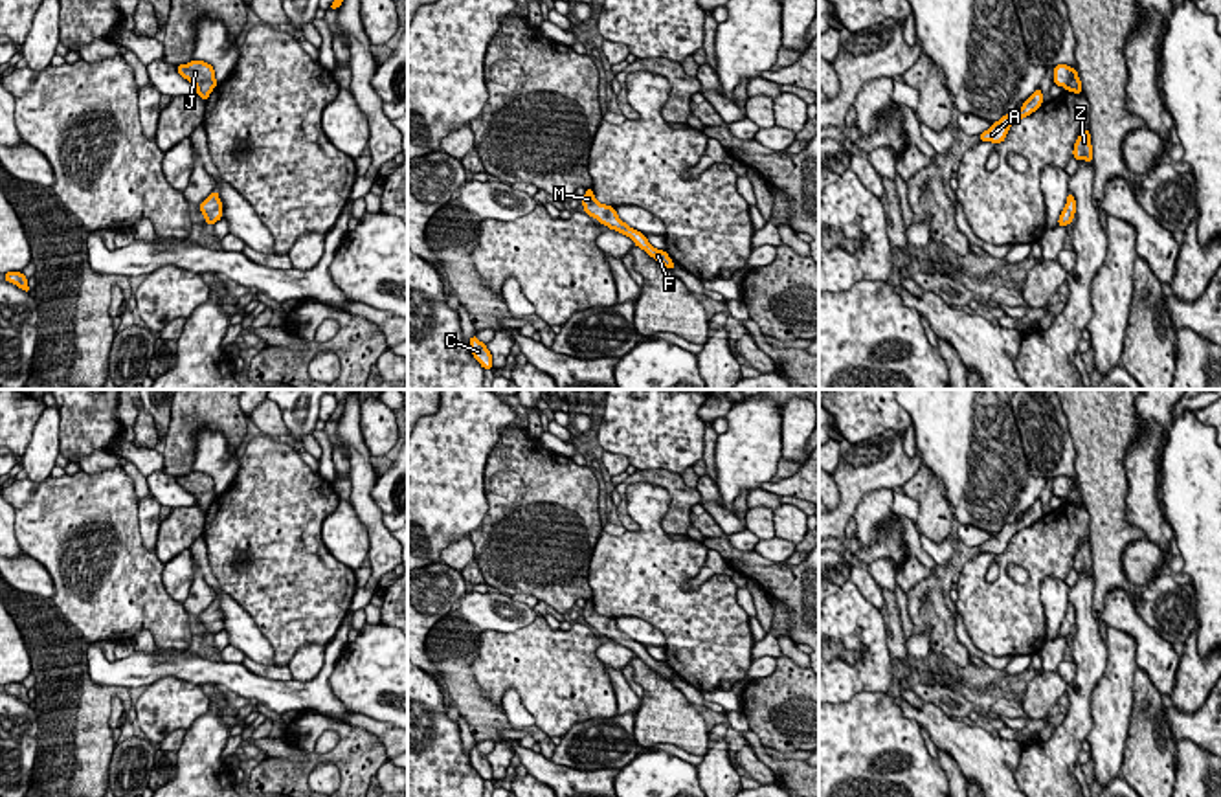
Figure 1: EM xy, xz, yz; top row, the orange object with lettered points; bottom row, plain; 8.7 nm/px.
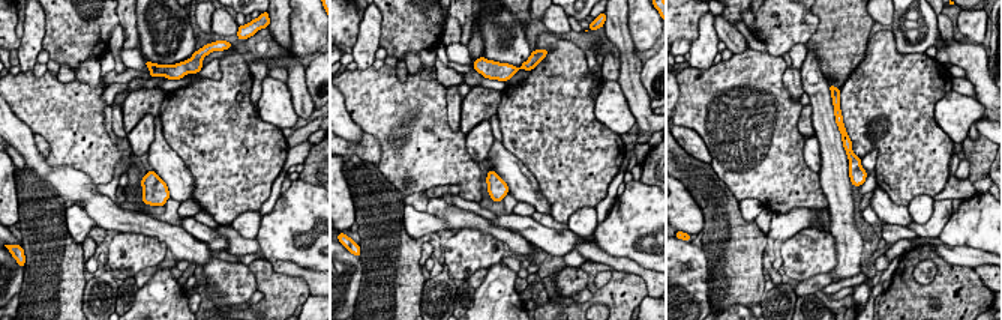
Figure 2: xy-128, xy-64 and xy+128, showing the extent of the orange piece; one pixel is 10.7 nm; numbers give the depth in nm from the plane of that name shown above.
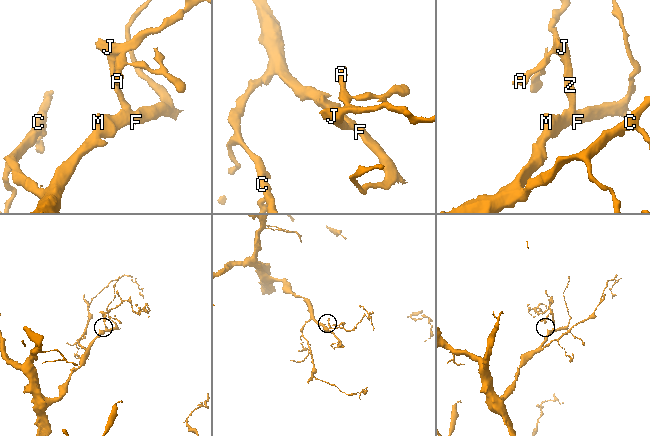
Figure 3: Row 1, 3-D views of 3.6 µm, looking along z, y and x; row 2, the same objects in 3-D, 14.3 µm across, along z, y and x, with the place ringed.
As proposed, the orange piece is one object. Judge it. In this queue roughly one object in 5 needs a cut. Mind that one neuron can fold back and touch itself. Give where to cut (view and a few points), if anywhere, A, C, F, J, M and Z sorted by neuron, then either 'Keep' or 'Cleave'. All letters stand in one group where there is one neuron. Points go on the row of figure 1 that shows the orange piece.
No split. Groups: A C F J M Z. Keep

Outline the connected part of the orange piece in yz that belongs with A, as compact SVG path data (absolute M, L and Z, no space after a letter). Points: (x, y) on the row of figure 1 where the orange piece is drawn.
M1037 88L1025 103L1019 110L1004 114L999 121L995 121L988 130L984 130L982 134L979 134L980 141L991 141L991 143L1001 143L1006 140L1006 134L1010 130L1010 127L1030 116L1032 112L1036 112L1039 107L1043 105L1043 94L1041 88Z

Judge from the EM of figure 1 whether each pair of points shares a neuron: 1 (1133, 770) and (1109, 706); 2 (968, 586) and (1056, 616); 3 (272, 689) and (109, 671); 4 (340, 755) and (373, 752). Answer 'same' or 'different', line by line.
1: different
2: different
3: same
4: same

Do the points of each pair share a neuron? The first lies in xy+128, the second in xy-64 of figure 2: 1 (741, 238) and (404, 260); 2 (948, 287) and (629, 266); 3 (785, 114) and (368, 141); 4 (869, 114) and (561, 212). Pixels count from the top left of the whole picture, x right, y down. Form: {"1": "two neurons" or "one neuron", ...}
{"1": "one neuron", "2": "two neurons", "3": "two neurons", "4": "one neuron"}

